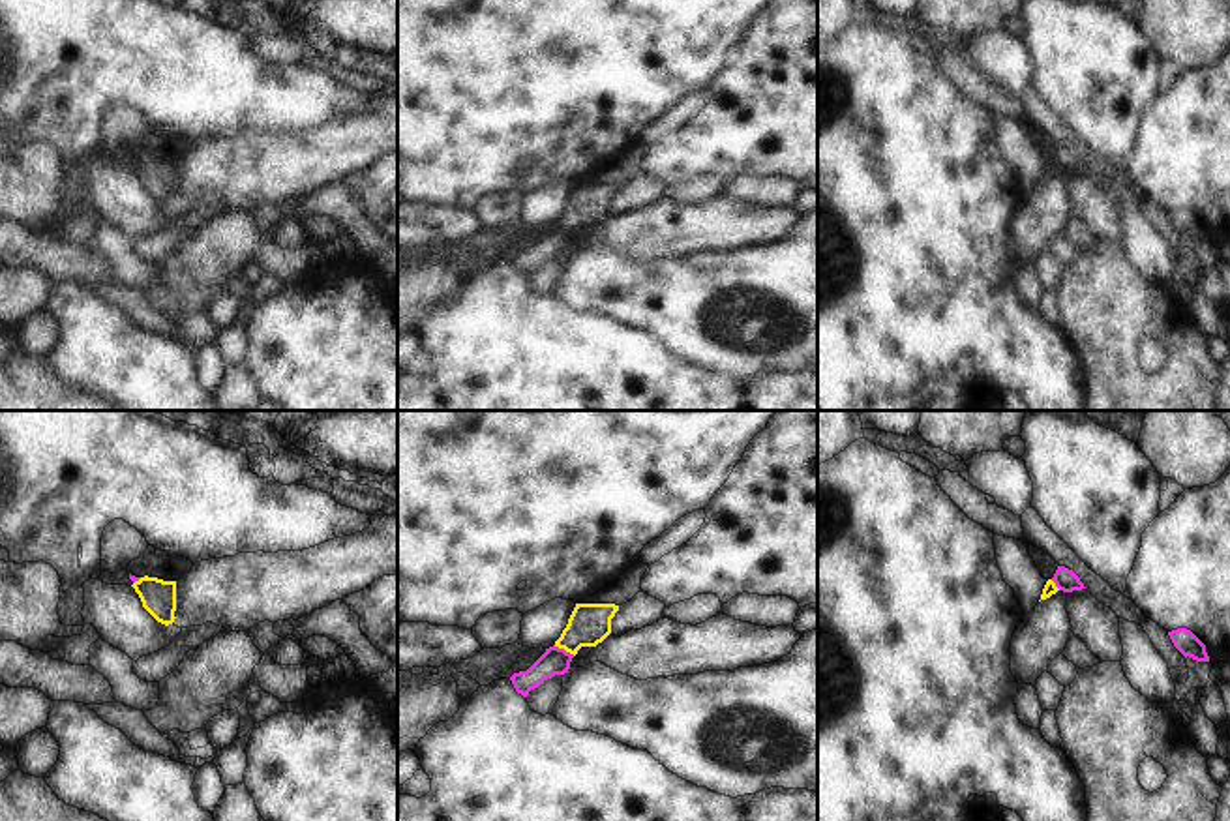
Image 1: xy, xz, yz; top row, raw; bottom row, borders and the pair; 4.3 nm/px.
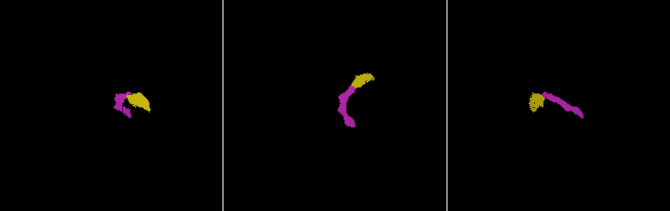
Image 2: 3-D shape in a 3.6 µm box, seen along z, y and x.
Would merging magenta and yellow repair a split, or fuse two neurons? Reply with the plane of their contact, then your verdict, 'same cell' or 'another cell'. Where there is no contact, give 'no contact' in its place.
xz | same cell

